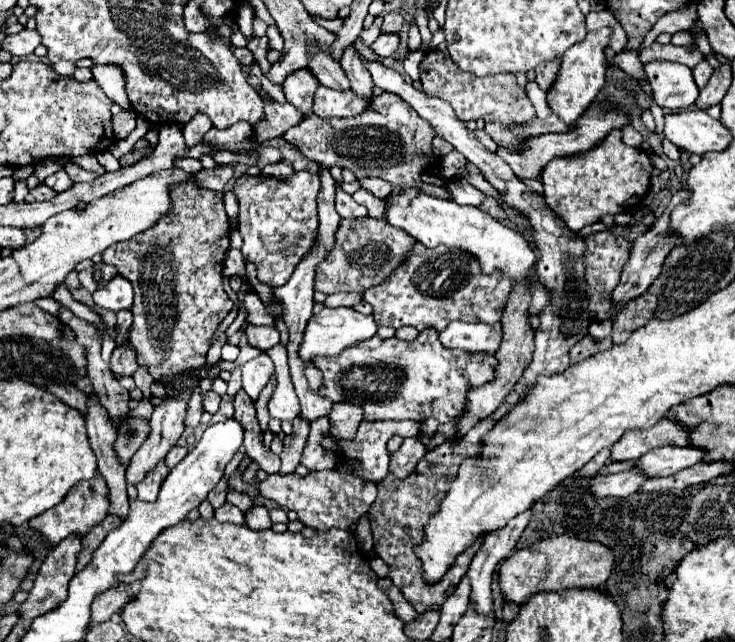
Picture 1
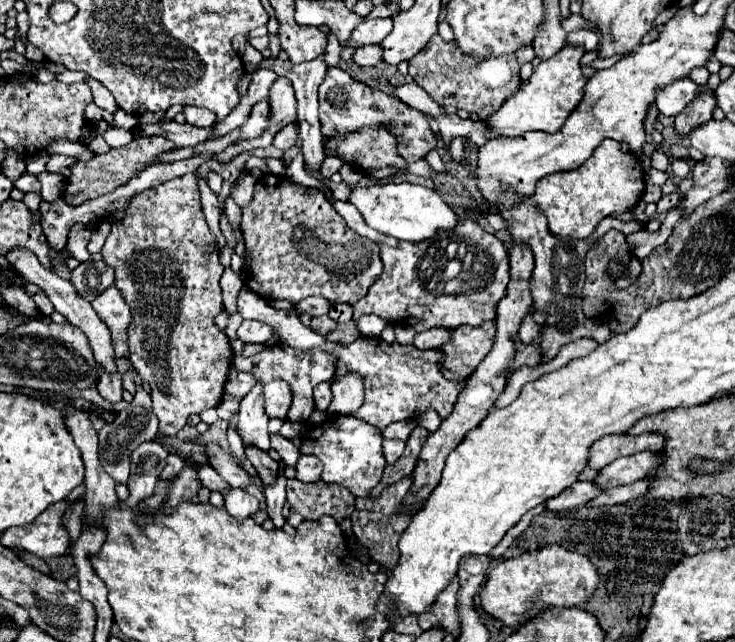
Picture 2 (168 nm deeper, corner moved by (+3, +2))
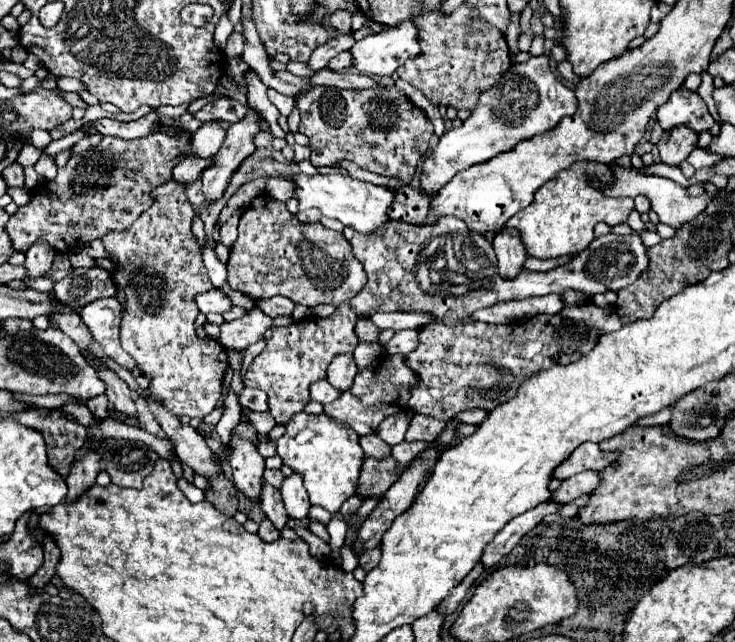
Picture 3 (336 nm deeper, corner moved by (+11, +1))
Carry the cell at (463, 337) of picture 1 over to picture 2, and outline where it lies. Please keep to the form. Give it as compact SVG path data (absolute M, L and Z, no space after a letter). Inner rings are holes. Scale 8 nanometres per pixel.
M431 328L431 330L419 332L415 336L413 344L417 348L421 348L421 350L427 350L427 348L439 348L439 346L447 344L451 338L453 338L453 330L451 328Z

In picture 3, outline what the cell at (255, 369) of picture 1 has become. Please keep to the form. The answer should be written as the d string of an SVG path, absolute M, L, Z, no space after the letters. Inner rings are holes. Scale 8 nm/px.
M239 423L231 437L231 469L235 487L251 501L261 501L265 459L257 453L257 431L251 423Z

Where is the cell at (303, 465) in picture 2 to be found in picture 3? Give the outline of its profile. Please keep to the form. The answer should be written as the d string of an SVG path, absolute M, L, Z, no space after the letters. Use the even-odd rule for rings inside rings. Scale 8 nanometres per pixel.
M293 473L291 477L287 477L283 481L281 495L283 495L283 503L285 503L285 509L291 519L305 519L307 517L311 503L309 503L309 495L305 493L303 481L297 473Z

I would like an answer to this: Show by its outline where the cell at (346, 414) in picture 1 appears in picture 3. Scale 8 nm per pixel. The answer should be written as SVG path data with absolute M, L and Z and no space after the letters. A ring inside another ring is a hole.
M341 353L337 355L329 369L327 369L327 381L335 387L335 389L349 389L349 385L353 385L353 377L357 375L357 367L353 361L353 353Z

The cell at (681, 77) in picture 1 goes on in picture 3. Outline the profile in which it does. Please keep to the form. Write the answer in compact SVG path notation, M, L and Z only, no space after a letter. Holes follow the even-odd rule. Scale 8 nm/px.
M677 89L677 93L669 95L665 105L657 109L657 121L663 131L671 131L675 127L689 127L695 133L709 131L715 121L707 111L705 101L687 89Z

